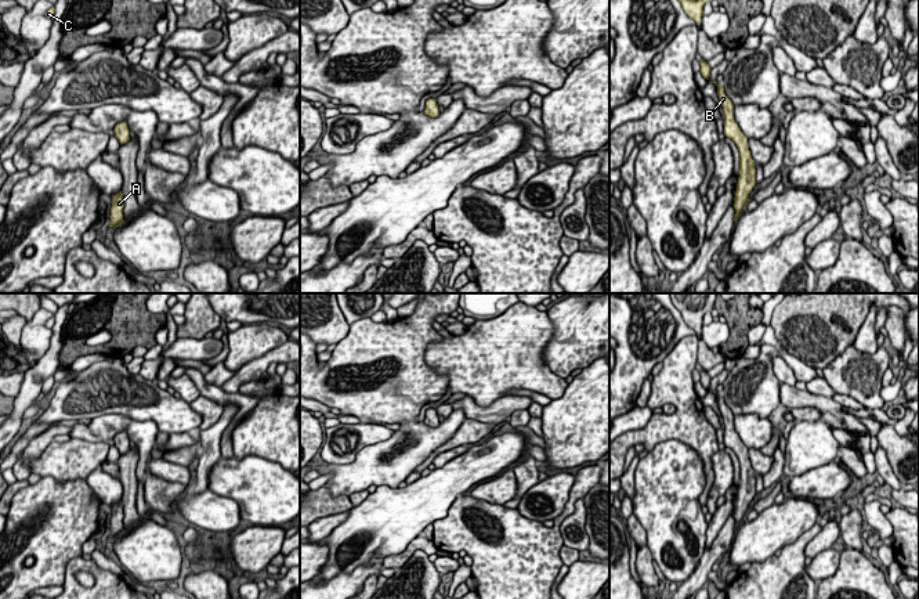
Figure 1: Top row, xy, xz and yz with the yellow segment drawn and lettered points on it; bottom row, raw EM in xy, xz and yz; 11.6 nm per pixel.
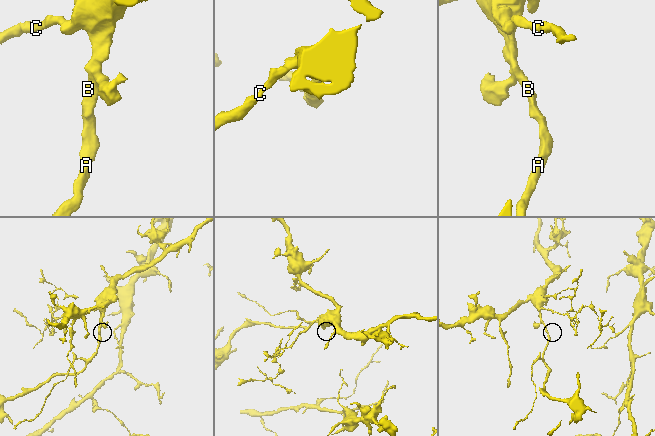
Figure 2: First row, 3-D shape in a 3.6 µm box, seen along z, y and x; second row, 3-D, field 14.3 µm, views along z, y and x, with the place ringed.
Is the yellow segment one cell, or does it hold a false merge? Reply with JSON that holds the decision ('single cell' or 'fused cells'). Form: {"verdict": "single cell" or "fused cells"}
{"verdict": "single cell"}

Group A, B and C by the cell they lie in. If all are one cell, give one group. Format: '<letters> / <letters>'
A B C

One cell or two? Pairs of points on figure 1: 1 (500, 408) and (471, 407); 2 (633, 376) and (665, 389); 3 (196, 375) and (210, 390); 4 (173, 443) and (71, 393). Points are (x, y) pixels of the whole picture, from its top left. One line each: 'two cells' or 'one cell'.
1: one cell
2: two cells
3: one cell
4: two cells

